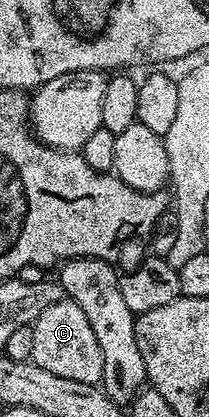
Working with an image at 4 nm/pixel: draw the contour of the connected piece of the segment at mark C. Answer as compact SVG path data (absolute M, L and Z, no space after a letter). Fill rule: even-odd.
M65 297L56 301L56 305L48 305L48 309L44 309L40 317L36 317L31 331L30 359L33 363L48 369L48 373L57 373L60 377L86 379L93 371L95 374L95 361L100 360L100 344L92 334L92 324L88 322L88 317L84 317L80 305L76 305L71 299Z

